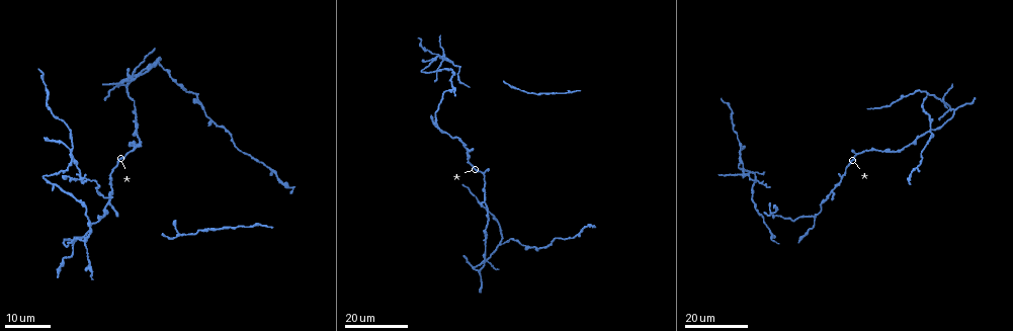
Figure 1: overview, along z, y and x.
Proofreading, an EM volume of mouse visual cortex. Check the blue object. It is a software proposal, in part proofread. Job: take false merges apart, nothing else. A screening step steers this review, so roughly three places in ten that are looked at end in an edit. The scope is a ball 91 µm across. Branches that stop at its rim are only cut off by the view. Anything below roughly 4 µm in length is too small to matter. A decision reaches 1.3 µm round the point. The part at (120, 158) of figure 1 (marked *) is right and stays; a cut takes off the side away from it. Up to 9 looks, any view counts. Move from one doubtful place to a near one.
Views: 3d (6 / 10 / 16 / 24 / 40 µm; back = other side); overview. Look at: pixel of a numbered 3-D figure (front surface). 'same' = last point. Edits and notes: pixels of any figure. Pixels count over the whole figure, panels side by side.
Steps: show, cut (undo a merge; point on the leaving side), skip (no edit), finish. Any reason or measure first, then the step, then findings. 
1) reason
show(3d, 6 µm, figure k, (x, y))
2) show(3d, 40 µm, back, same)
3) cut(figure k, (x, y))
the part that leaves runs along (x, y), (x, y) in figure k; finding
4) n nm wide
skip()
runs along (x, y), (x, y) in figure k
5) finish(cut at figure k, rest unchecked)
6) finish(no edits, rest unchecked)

calibre changes
show(3d, 16 µm, figure 1, (890, 105))

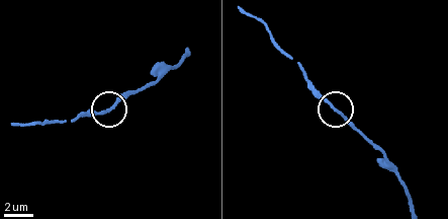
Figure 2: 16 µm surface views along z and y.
show(3d, 6 µm, figure 2, (103, 115))

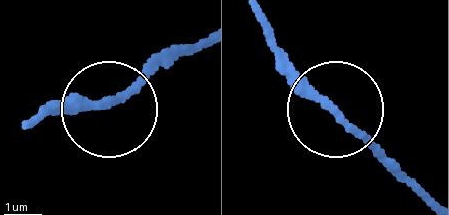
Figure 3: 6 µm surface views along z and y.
skip()
runs along (430, 201), (269, 40) in figure 3; one cell here

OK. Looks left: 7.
small branch off a trunk
show(3d, 16 µm, figure 1, (136, 73))

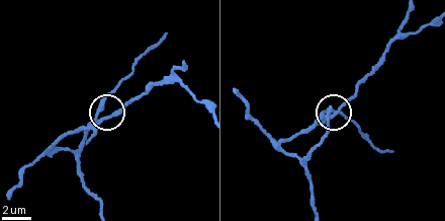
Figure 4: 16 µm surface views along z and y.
closer look
show(3d, 10 µm, figure 4, (99, 113))

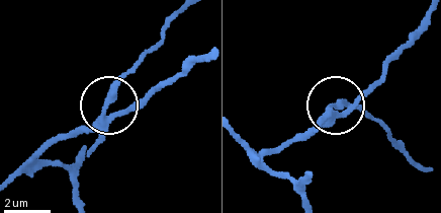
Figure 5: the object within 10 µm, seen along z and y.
280 nm wide
cut(figure 5, (110, 93))
the part that leaves runs along (103, 122), (103, 107), (114, 83), (179, 13) in figure 5; a second cell is stuck on

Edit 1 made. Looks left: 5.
show(overview)

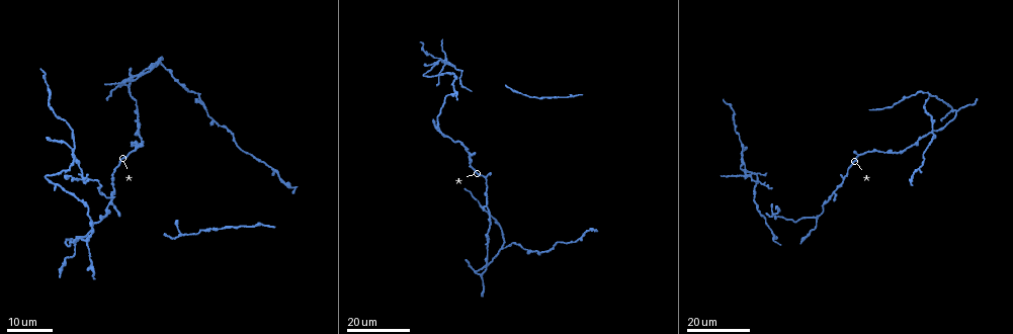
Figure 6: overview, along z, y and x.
side arm on a straight run
show(3d, 16 µm, figure 6, (503, 247))

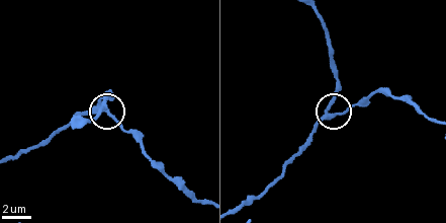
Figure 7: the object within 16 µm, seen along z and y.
show(3d, 6 µm, figure 7, (327, 114))

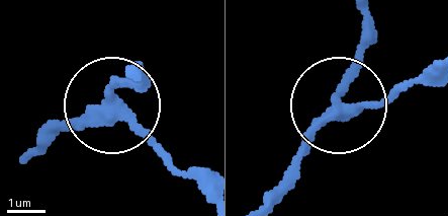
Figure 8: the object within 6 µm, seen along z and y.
300 nm wide
skip()
continuous, no second cell

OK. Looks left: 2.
three arms meet
show(3d, 16 µm, figure 6, (957, 112))

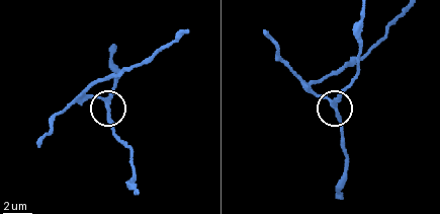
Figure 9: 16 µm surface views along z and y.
show(3d, 6 µm, figure 9, (107, 101))

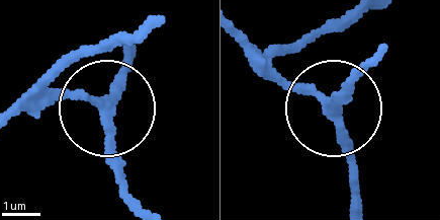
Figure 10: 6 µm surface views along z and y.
230 nm wide
skip()
all the same cell

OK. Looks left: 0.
finish(cut at figure 5, rest unchecked)

